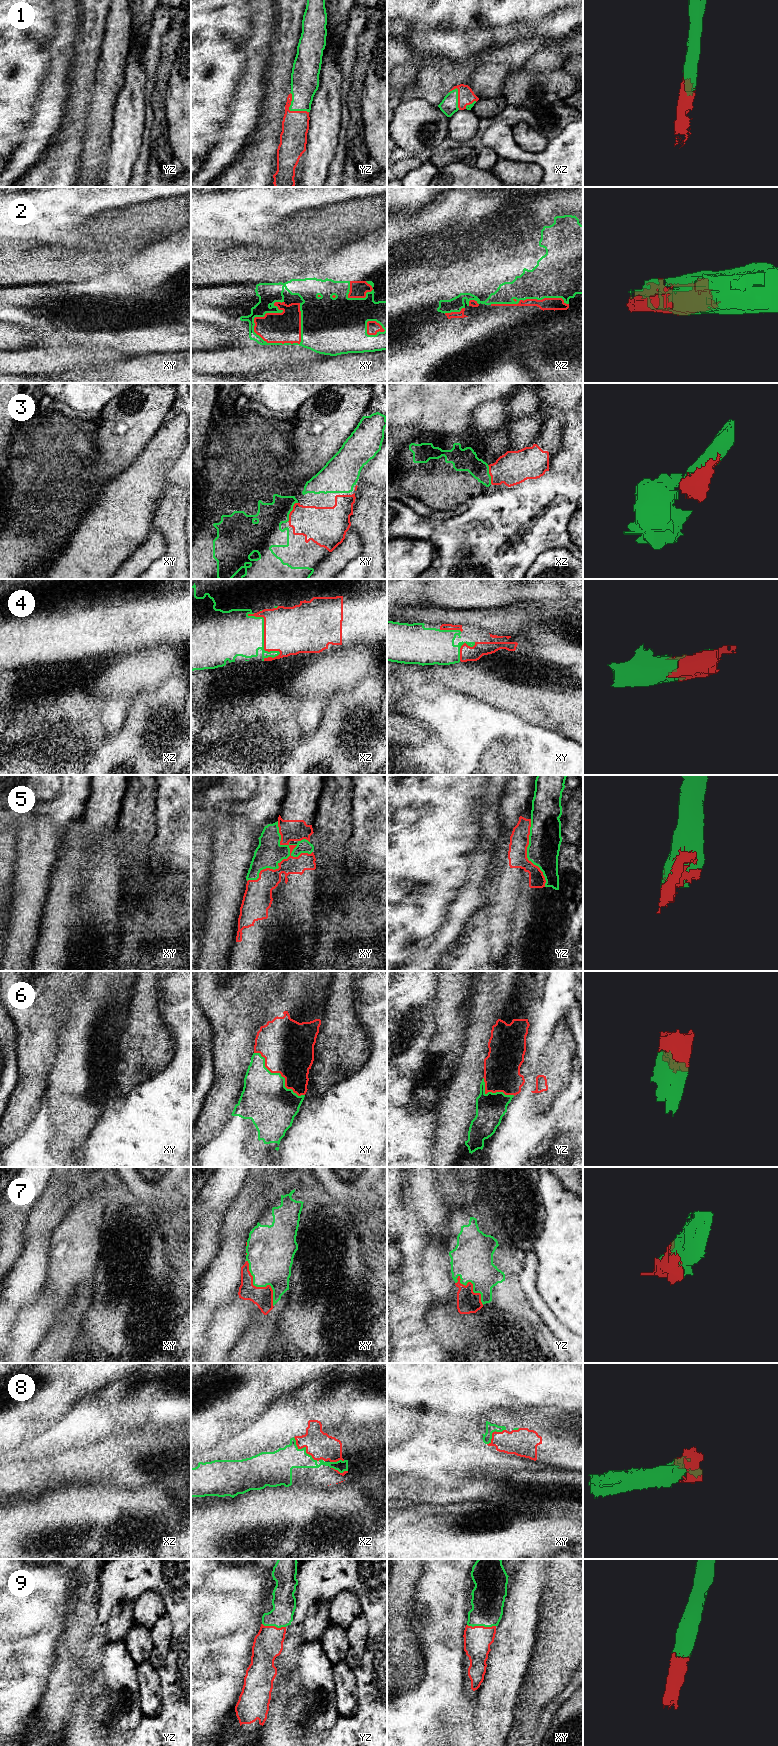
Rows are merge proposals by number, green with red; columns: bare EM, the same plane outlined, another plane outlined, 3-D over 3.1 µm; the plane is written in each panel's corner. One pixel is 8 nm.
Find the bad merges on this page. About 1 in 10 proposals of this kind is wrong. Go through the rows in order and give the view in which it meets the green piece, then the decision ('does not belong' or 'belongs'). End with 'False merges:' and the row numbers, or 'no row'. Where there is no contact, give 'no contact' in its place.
1: meets green in yz; belongs
2: meets green in xy; belongs
3: meets green in xy; belongs
4: meets green in xz; belongs
5: meets green in xy; belongs
6: meets green in xy; belongs
7: meets green in xy; belongs
8: meets green in xz; belongs
9: meets green in xy; belongs
False merges: no row

